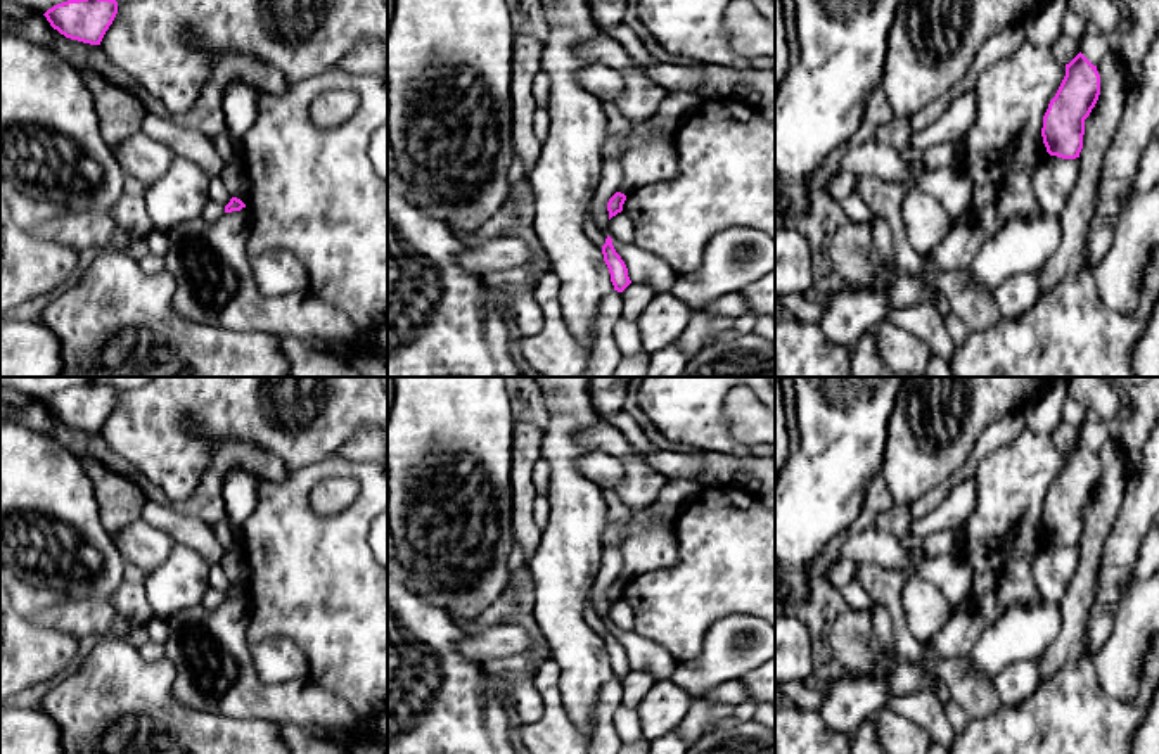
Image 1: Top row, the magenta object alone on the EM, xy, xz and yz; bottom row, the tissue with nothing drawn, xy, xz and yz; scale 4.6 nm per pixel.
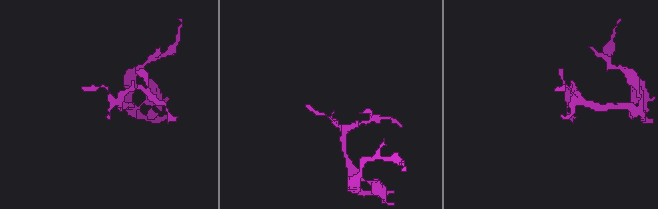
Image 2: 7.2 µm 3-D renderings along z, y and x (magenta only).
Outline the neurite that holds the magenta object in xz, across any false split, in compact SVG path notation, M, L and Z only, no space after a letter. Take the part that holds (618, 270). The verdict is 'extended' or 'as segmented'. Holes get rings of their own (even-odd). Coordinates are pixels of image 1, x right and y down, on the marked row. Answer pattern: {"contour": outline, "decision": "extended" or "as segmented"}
{"contour": "M609 235L605 239L605 244L602 246L602 254L611 273L614 291L623 292L631 284L631 280L628 277L628 268L621 256L616 252L612 239Z", "decision": "as segmented"}

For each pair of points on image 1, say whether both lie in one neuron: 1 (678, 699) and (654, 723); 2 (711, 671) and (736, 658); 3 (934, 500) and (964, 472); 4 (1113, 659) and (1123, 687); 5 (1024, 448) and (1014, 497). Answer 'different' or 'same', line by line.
1: same
2: same
3: same
4: same
5: same

